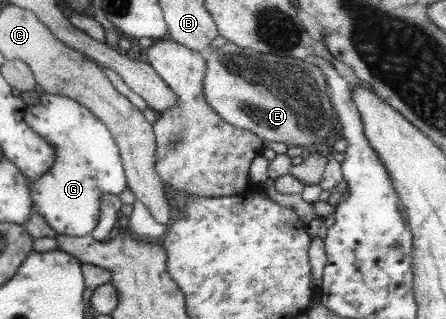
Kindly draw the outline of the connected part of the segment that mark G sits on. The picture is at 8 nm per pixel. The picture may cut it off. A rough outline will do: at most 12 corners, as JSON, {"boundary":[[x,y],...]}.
{"boundary":[[39,94],[23,122],[56,155],[33,211],[85,236],[125,190],[118,148],[81,103]]}

